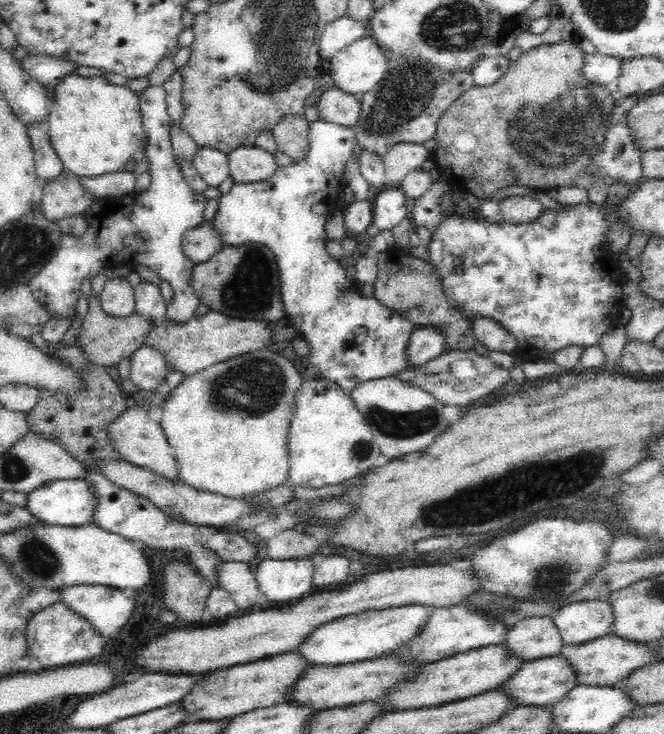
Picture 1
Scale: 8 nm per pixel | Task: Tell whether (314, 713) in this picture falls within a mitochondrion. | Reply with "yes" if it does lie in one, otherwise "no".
no

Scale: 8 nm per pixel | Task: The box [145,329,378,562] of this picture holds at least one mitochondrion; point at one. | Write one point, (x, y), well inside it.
(254, 386)

